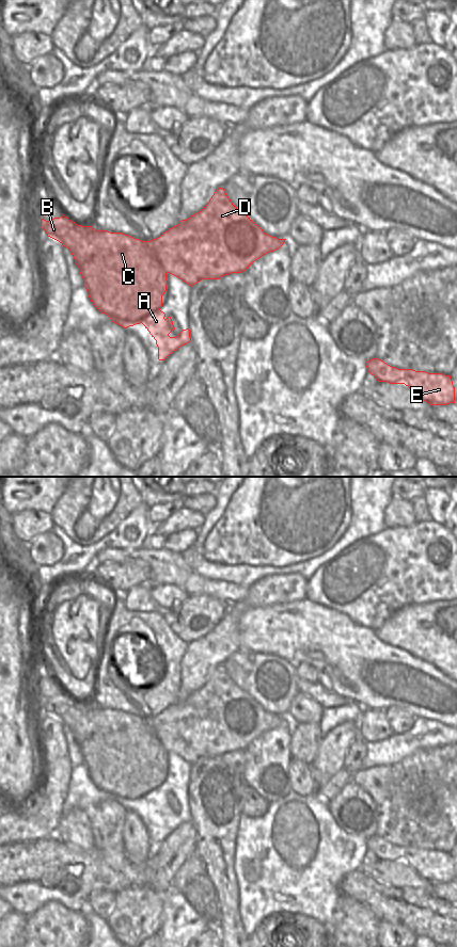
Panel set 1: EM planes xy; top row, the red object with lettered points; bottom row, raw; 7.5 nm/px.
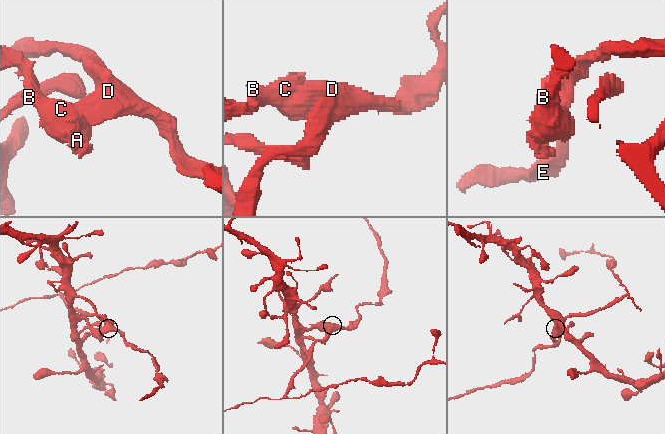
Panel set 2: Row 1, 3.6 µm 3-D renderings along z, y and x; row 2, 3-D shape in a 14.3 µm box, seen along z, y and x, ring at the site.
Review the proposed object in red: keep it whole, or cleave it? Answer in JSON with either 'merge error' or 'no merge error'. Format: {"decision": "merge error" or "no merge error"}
{"decision": "merge error"}

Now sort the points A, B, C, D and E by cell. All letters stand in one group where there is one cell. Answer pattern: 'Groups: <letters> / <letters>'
Groups: A B C / D E

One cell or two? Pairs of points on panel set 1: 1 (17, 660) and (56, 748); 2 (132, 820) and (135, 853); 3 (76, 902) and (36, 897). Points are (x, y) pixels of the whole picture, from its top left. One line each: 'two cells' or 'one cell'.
1: two cells
2: one cell
3: one cell

